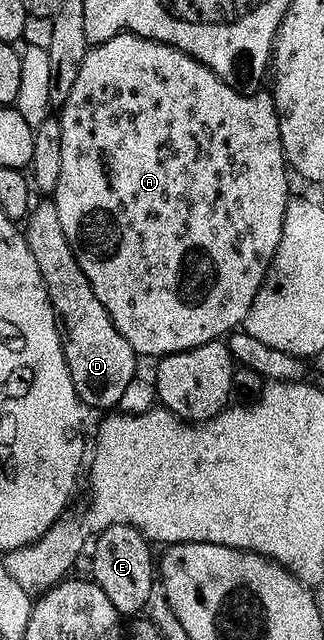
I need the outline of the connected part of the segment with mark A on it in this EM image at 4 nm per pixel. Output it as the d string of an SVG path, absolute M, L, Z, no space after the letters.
M130 34L114 36L109 42L92 47L81 66L81 74L77 74L73 94L69 94L67 104L61 110L61 182L57 182L53 203L57 206L57 214L61 214L65 238L69 238L69 246L85 278L89 278L101 306L105 306L119 333L140 358L176 356L178 352L188 352L227 338L238 324L240 327L246 321L261 286L267 281L267 273L283 237L287 201L292 199L293 192L287 181L289 165L283 154L279 112L275 109L274 99L263 95L244 96L225 81L218 80L192 56L170 48L168 44L142 40Z

